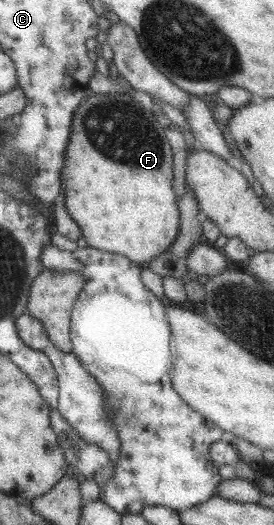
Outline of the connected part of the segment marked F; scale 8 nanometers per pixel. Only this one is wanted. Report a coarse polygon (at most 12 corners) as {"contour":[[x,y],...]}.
{"contour":[[87,92],[64,149],[87,246],[140,265],[179,233],[164,128]]}

